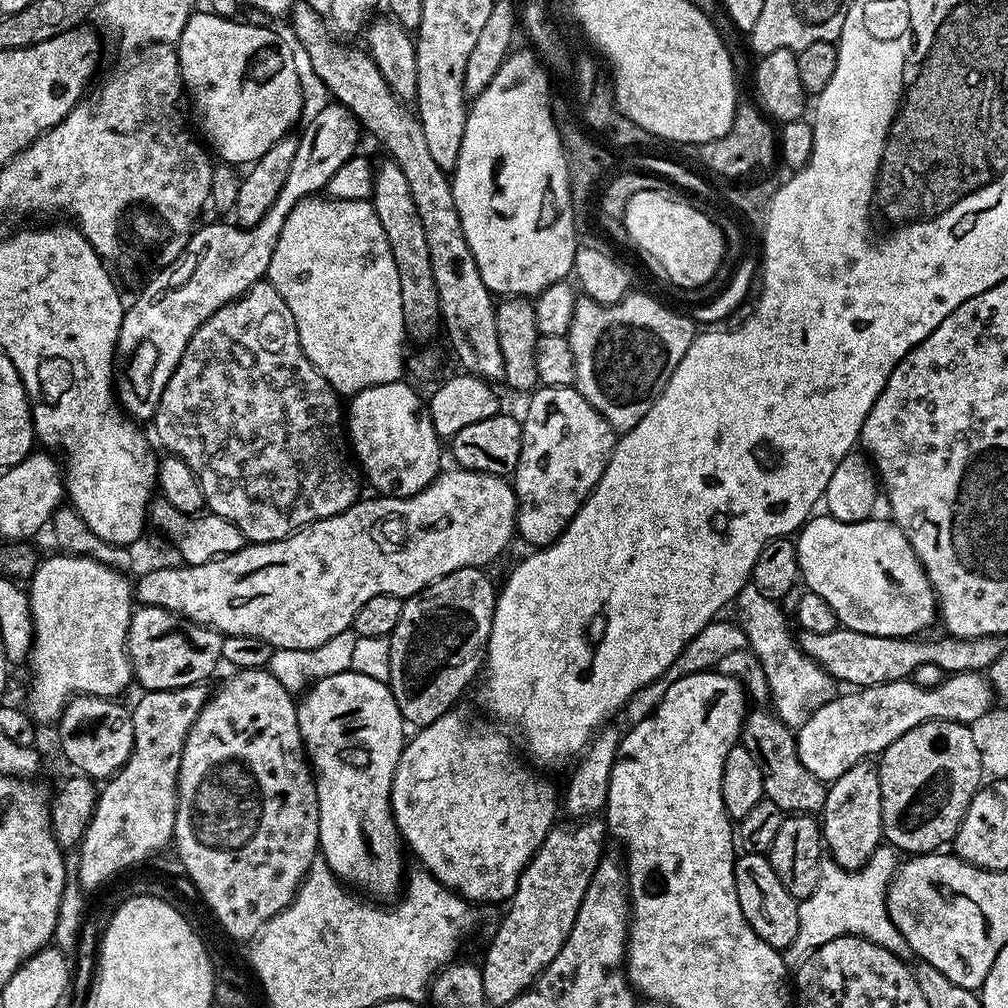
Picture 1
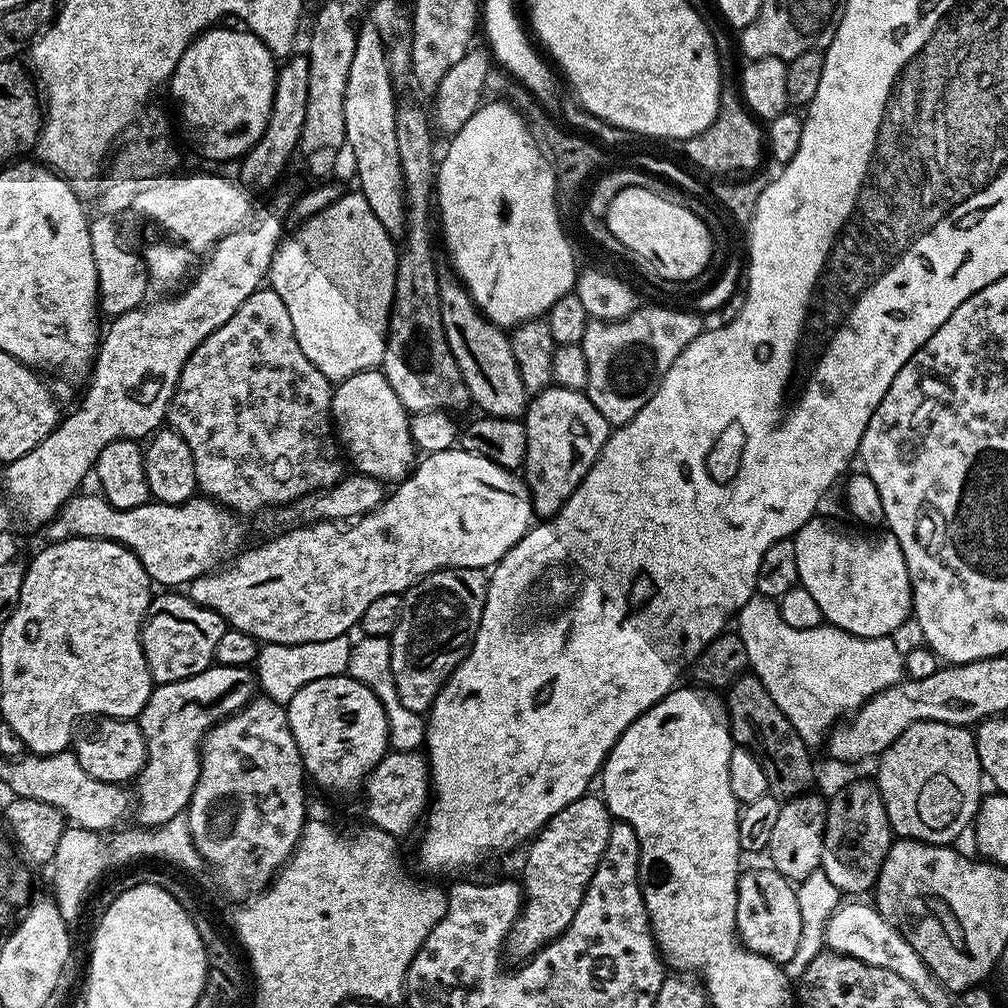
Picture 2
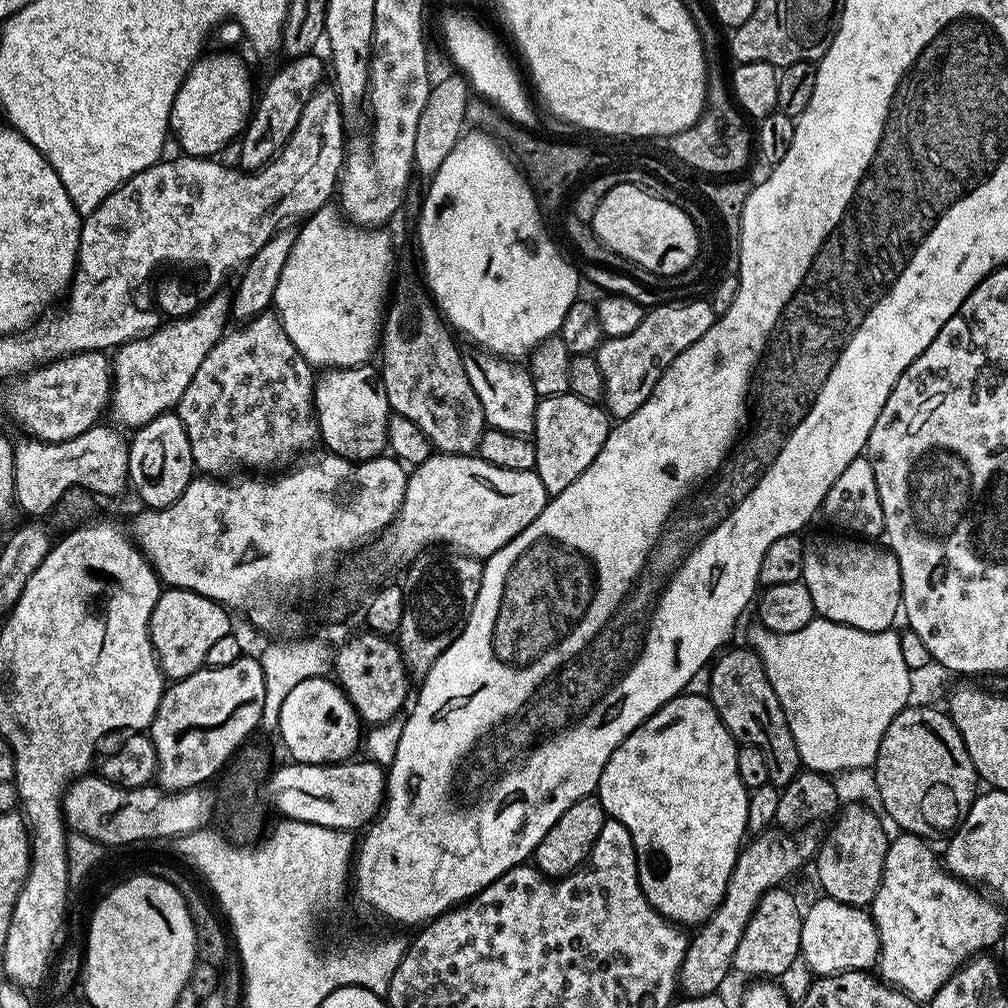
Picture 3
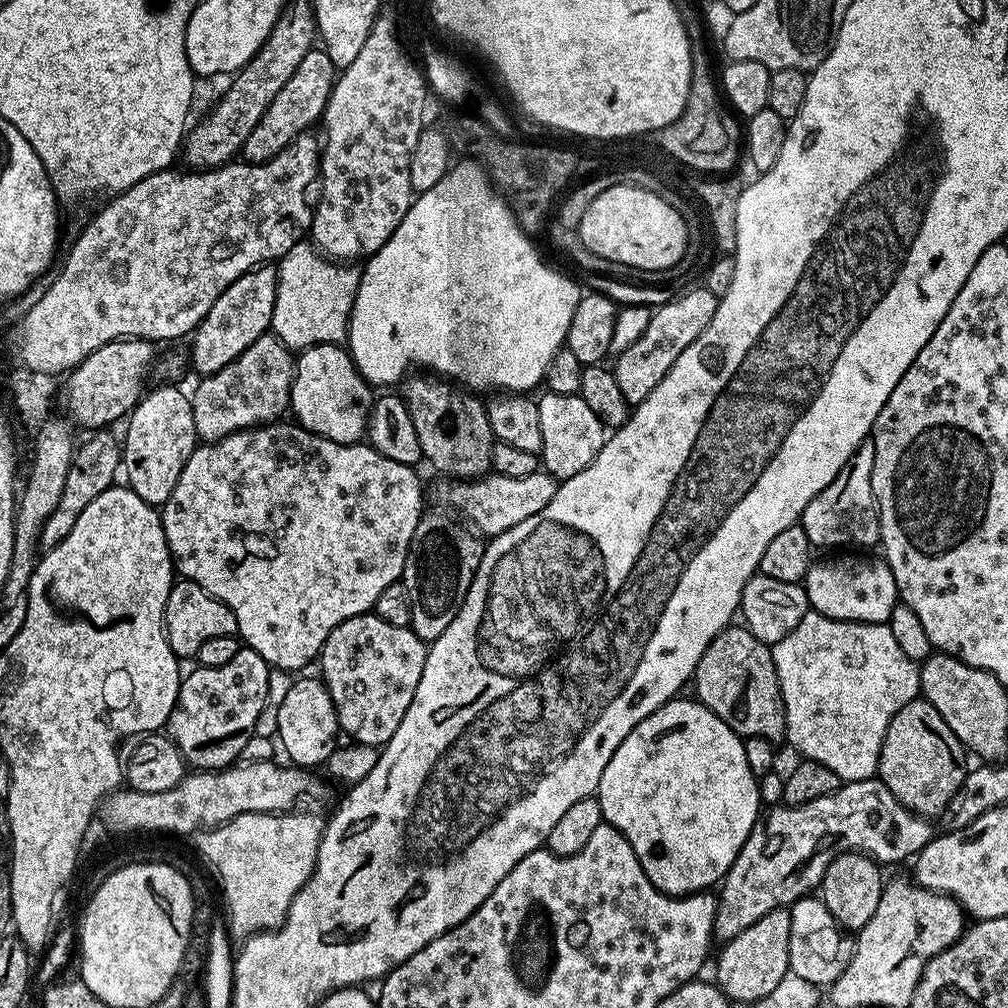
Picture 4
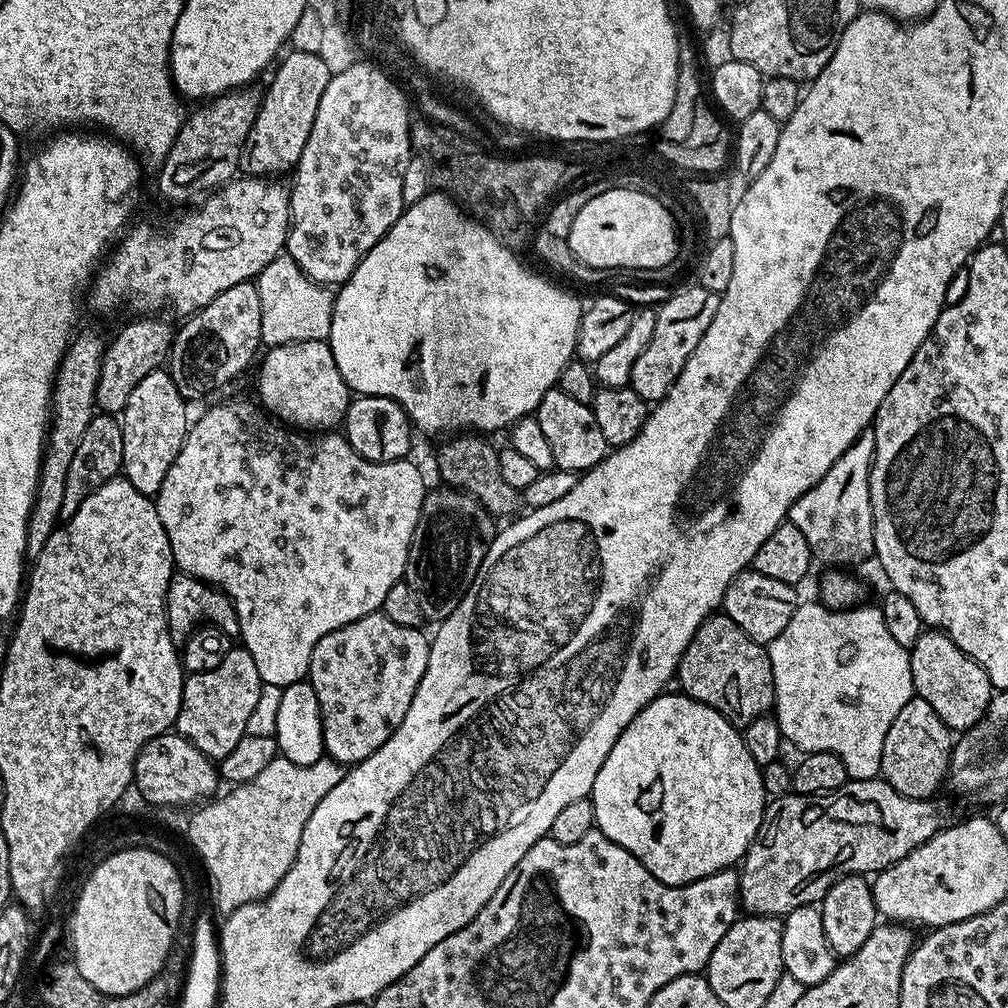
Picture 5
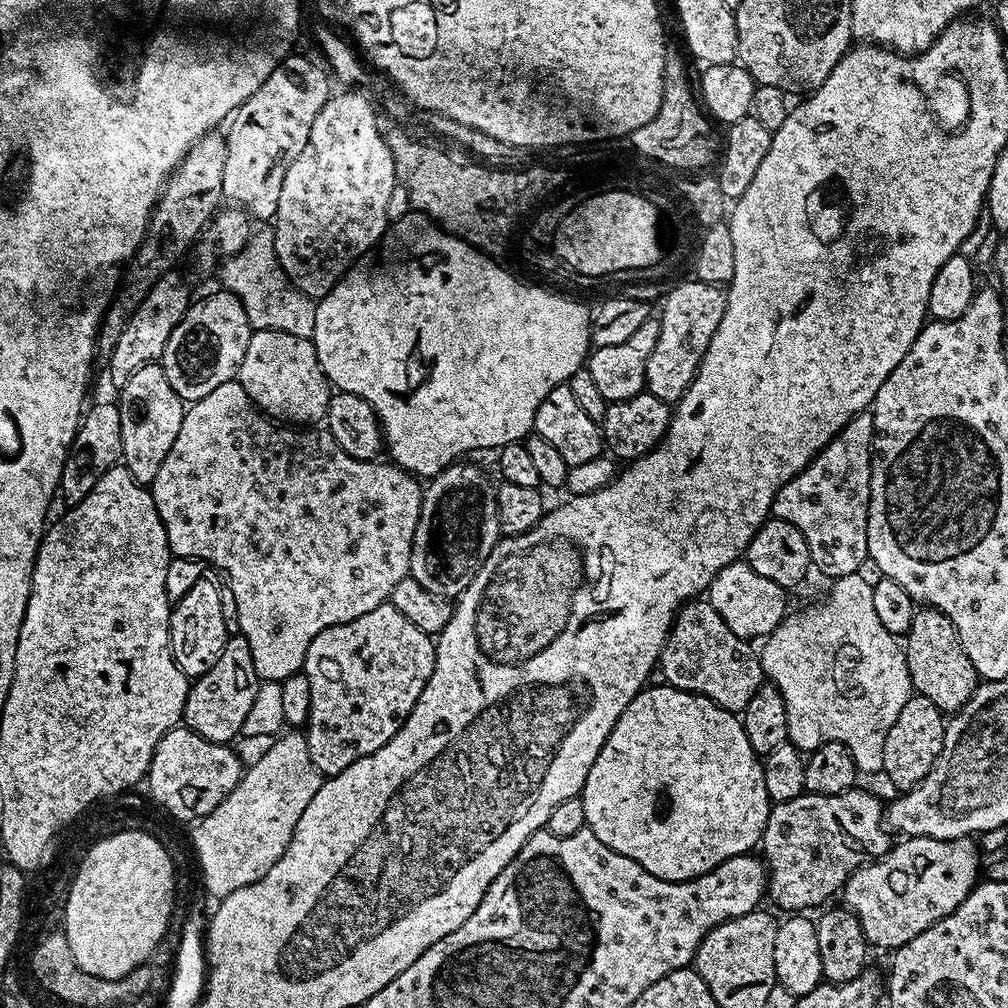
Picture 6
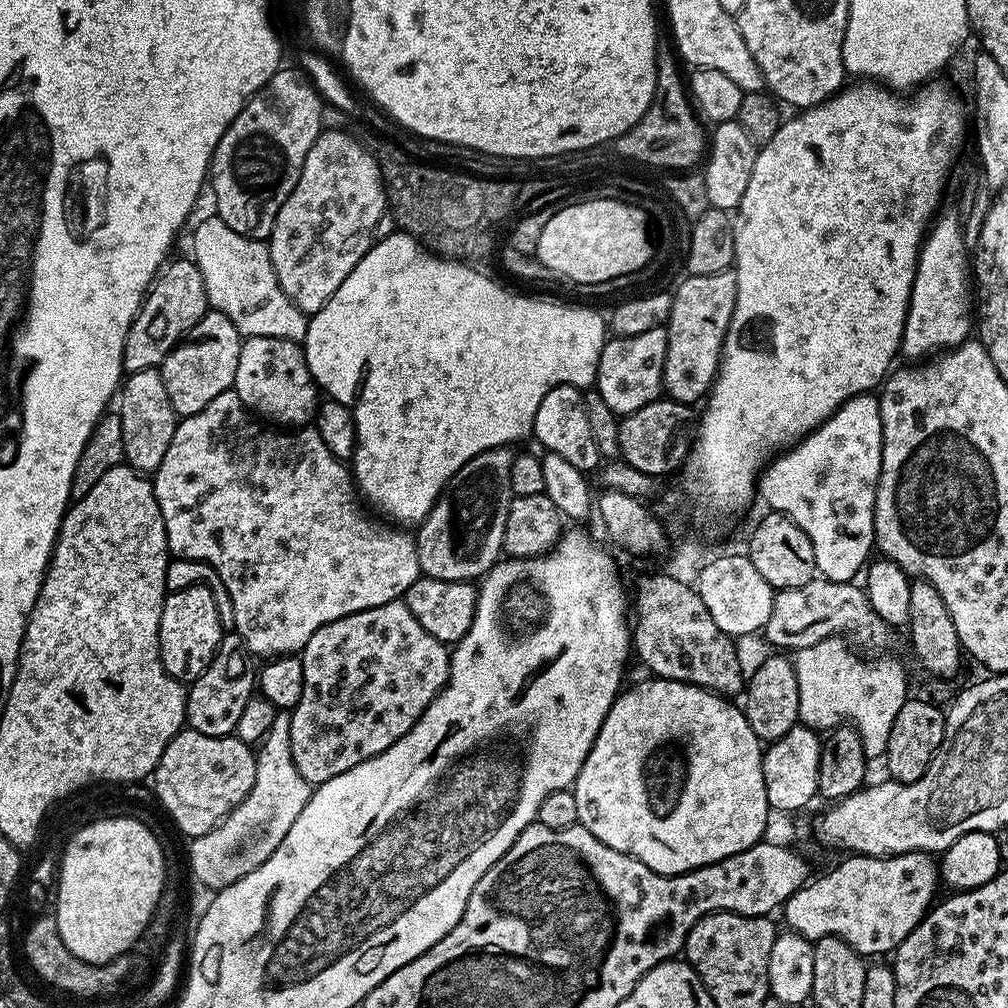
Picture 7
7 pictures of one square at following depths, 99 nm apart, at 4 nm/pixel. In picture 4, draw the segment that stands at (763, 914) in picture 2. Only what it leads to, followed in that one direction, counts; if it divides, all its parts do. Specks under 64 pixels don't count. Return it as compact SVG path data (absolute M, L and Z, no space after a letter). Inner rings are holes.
M775 908L770 914L758 918L754 926L742 930L735 938L723 945L720 957L716 960L715 983L729 1001L743 1006L758 998L766 998L782 978L789 975L790 958L790 911L788 908Z

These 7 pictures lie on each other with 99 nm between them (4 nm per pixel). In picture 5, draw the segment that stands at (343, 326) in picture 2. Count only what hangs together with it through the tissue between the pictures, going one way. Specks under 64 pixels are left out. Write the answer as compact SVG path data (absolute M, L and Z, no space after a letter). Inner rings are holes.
M276 256L274 262L255 277L254 283L262 302L260 338L265 345L289 344L295 340L327 340L332 321L333 293L310 280L289 256Z

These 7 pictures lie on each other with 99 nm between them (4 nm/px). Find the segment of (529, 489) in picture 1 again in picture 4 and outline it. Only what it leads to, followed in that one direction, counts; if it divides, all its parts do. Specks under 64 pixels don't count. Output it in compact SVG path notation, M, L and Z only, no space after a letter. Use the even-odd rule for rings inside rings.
M545 391L543 395L538 400L538 418L542 422L542 450L538 455L543 471L555 476L557 481L568 480L594 462L604 445L606 429L598 414L594 414L578 394L567 396Z

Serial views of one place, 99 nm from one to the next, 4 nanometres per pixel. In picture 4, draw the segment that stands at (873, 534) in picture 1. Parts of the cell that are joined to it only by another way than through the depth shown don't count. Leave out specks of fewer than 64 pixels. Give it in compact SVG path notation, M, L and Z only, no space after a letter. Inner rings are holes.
M836 554L833 560L817 559L809 566L802 587L811 611L835 620L857 620L863 624L887 624L898 593L887 560L867 560L864 554Z

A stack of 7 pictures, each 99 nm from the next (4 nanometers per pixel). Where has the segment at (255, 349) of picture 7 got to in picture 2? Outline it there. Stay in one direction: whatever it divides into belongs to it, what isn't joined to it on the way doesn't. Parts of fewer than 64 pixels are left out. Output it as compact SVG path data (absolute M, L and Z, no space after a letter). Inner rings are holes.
M383 371L359 372L335 385L332 394L332 422L339 443L346 449L347 459L351 467L352 464L356 467L353 469L357 473L372 476L381 482L399 482L413 471L418 460L418 449L410 434L410 414L402 406L398 394L394 394L394 386L390 386Z

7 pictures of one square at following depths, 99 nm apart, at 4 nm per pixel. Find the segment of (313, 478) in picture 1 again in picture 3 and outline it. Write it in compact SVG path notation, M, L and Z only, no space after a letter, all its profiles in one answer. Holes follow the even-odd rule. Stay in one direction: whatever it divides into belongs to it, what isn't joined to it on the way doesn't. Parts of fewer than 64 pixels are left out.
M263 314L255 316L253 320L243 321L236 329L225 331L220 340L202 358L202 366L198 366L198 374L194 374L190 386L186 386L186 394L182 394L178 405L178 415L182 418L182 426L186 426L186 434L190 438L190 450L192 451L192 463L201 473L213 478L221 474L228 474L231 468L240 468L245 464L248 468L272 468L275 464L288 466L297 459L299 452L304 452L307 448L312 448L320 440L320 424L316 421L316 413L312 402L314 391L314 368L307 360L302 358L302 354L290 342L286 330L280 325L280 317L275 314Z

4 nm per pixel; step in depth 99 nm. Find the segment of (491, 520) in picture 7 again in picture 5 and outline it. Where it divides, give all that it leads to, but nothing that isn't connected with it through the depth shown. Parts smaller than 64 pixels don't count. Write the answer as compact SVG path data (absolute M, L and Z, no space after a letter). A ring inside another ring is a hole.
M439 486L427 493L422 502L422 514L418 518L418 526L414 526L414 538L410 542L410 554L406 562L404 580L414 590L414 598L418 598L418 606L422 606L425 621L439 622L444 620L462 602L466 590L474 582L478 574L478 566L482 566L482 558L486 554L489 541L484 540L490 517L488 511L468 492L458 488Z

